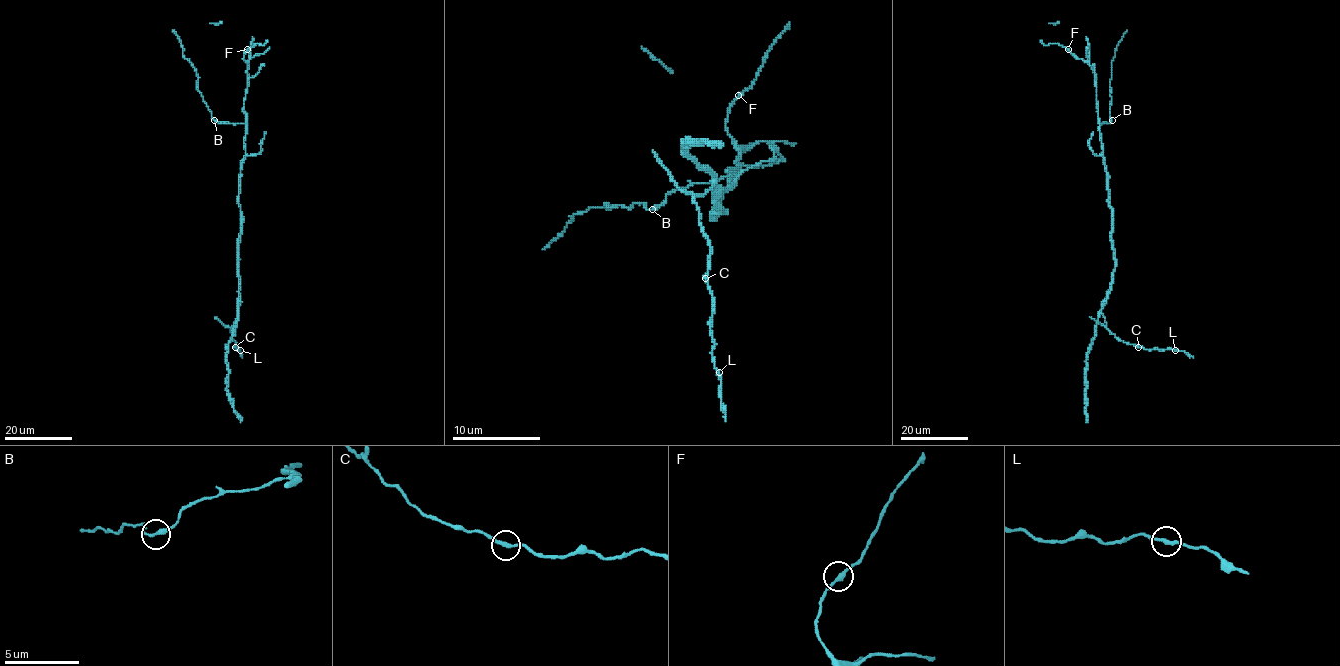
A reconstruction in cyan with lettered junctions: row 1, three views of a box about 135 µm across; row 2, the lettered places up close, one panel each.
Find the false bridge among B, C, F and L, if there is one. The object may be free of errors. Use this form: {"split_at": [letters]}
{"split_at": []}

